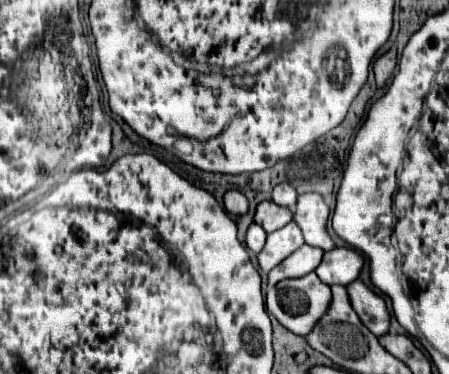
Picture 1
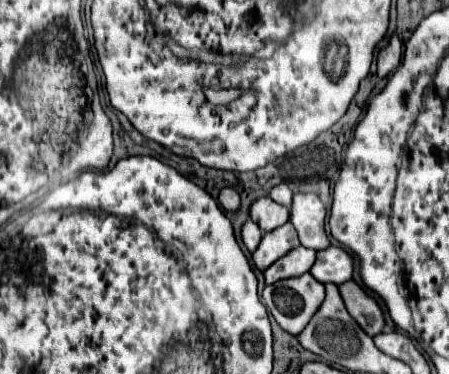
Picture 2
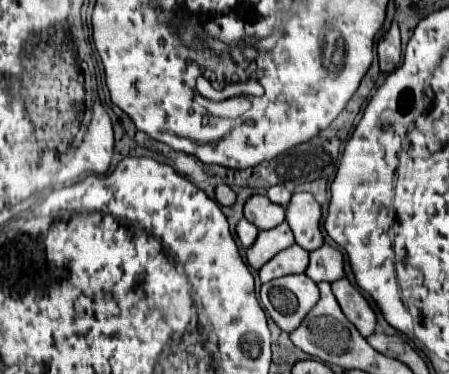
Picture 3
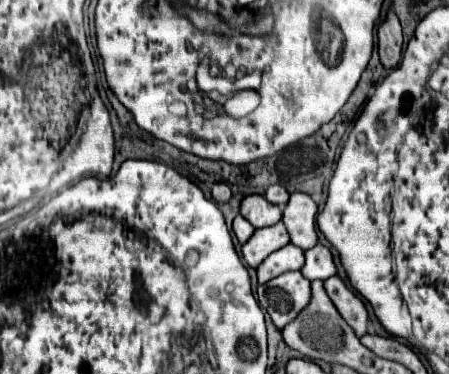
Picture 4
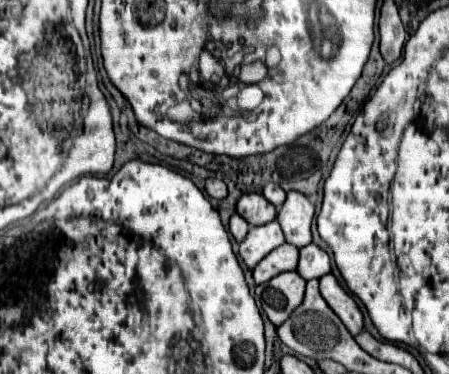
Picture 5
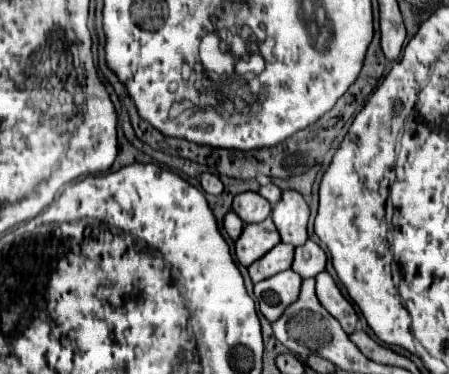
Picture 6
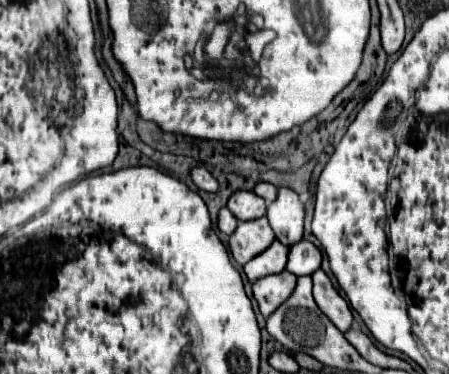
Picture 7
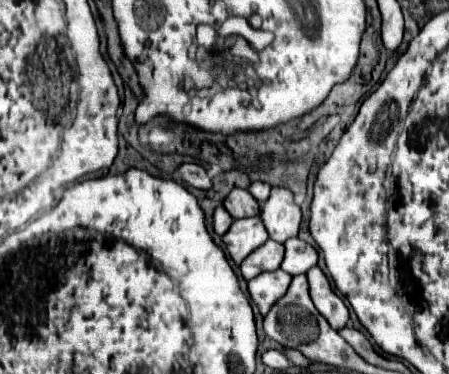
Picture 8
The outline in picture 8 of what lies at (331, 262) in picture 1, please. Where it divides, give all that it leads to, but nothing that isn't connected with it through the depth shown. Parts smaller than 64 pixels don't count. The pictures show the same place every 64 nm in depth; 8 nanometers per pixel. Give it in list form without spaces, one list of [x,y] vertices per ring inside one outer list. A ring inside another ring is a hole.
[[[292,238],[284,246],[286,246],[286,256],[282,262],[282,270],[290,272],[292,276],[306,274],[312,266],[318,264],[318,252],[308,242],[300,238]]]

